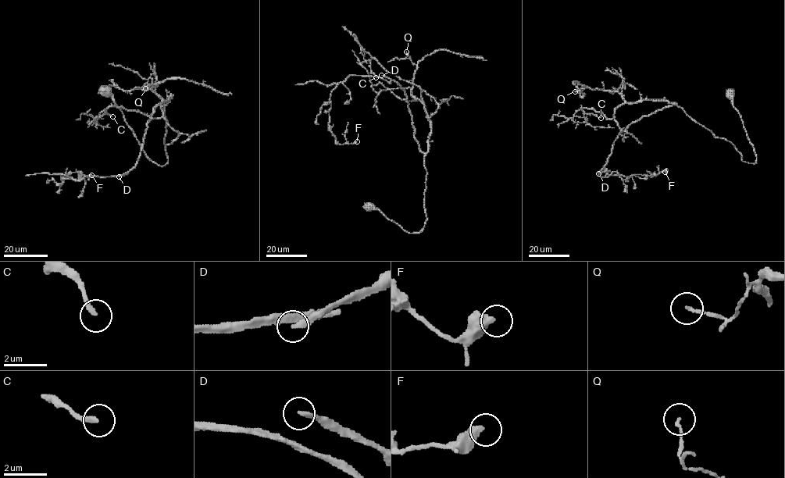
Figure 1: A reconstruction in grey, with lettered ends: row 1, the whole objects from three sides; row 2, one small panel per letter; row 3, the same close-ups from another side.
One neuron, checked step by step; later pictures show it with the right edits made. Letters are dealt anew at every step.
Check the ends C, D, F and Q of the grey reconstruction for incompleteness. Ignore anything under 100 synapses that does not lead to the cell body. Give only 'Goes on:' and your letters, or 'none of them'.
Goes on: D

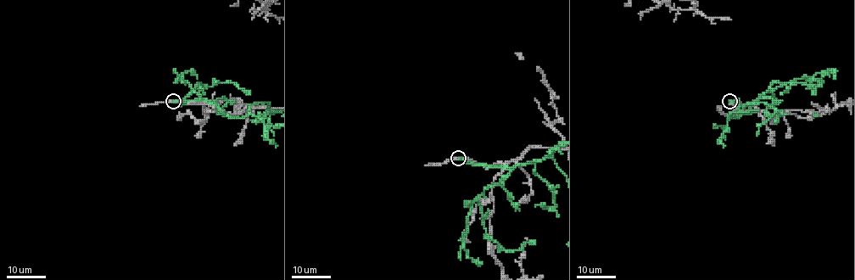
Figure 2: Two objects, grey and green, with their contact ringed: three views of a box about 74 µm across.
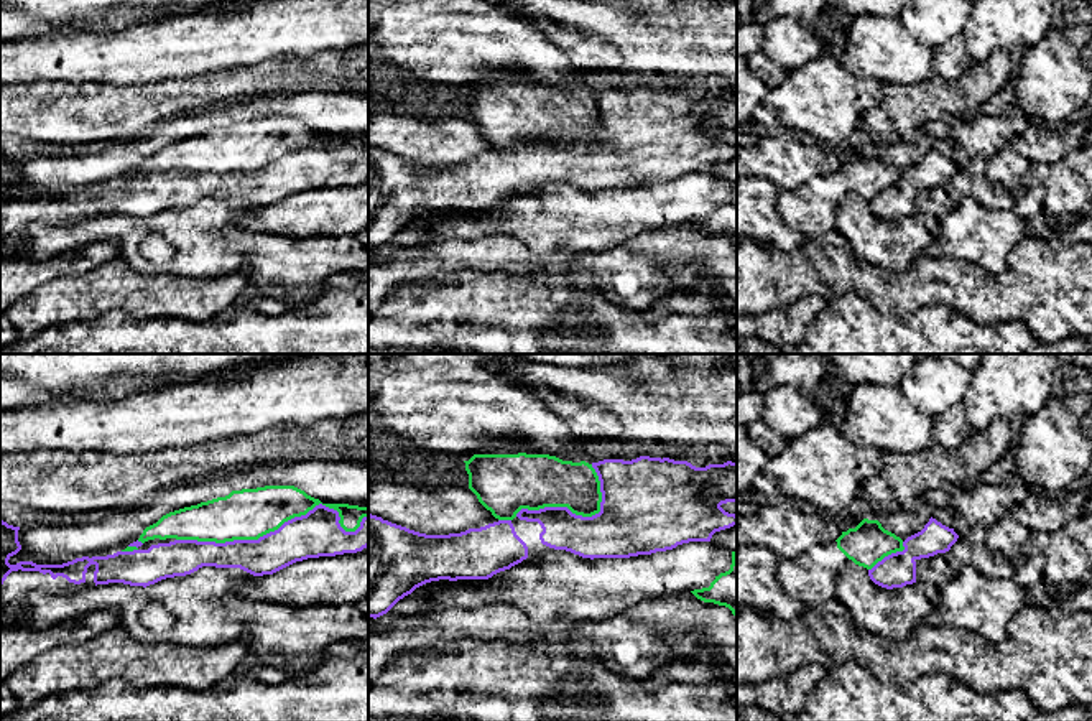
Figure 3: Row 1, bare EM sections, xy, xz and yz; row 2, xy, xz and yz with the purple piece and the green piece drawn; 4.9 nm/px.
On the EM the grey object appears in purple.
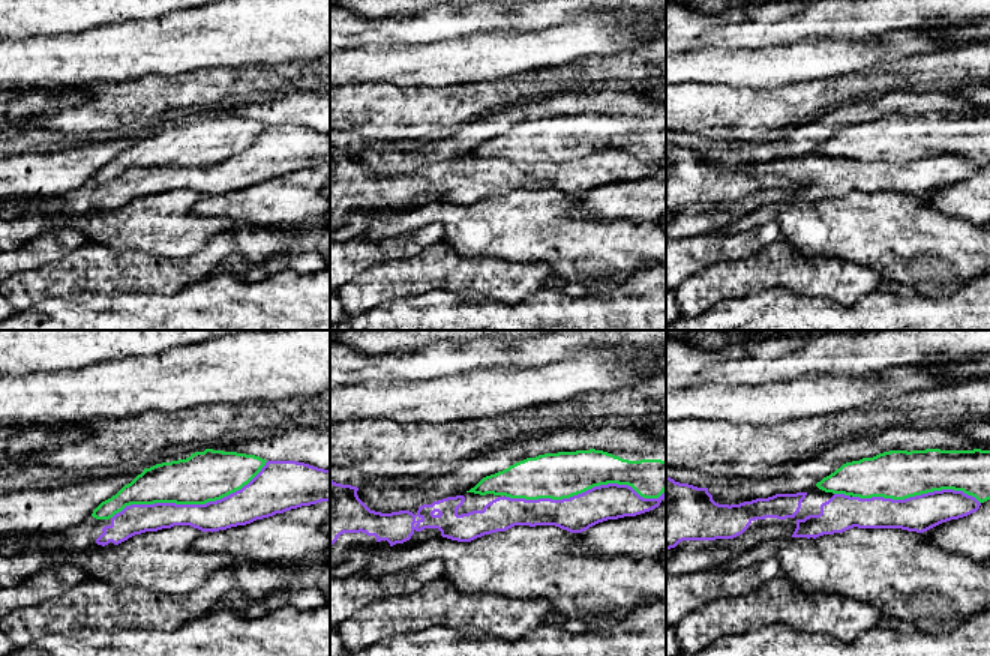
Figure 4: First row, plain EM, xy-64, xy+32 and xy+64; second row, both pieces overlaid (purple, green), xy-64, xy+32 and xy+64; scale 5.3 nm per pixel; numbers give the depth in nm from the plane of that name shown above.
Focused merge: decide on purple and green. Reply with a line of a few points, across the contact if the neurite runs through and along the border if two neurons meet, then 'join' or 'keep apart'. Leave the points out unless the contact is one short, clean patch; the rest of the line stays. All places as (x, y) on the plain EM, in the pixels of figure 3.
keep apart

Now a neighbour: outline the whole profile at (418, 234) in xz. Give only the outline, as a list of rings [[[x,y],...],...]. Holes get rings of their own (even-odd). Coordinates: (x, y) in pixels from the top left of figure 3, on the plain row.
[[[439,211],[416,219],[411,226],[400,230],[386,245],[368,254],[368,265],[391,262],[400,249],[414,249],[433,244],[431,222],[449,216],[449,211]]]

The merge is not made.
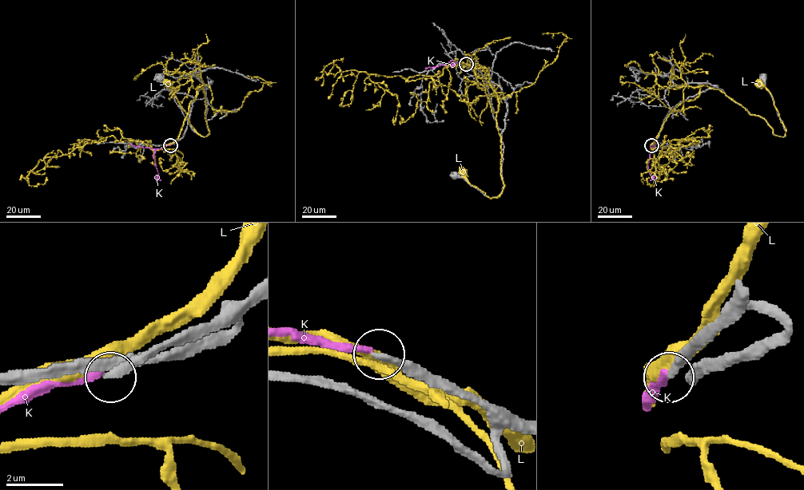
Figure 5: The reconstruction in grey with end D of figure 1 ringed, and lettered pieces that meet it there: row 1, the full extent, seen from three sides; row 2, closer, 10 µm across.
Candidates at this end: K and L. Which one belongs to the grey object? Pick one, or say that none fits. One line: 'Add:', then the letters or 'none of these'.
Add: none of these

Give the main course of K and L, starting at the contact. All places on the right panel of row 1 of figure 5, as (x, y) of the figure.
K: (651, 145), (647, 163), (652, 179), (650, 180)
L: (652, 144), (668, 114), (707, 85), (762, 116), (775, 135), (785, 136), (774, 98), (758, 83)

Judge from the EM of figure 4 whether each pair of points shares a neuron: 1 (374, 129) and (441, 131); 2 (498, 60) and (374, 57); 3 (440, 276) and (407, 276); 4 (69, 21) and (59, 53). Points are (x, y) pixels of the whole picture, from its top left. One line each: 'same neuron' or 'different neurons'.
1: same neuron
2: same neuron
3: same neuron
4: different neurons

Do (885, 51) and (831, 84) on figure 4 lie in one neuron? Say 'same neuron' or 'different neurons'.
different neurons

